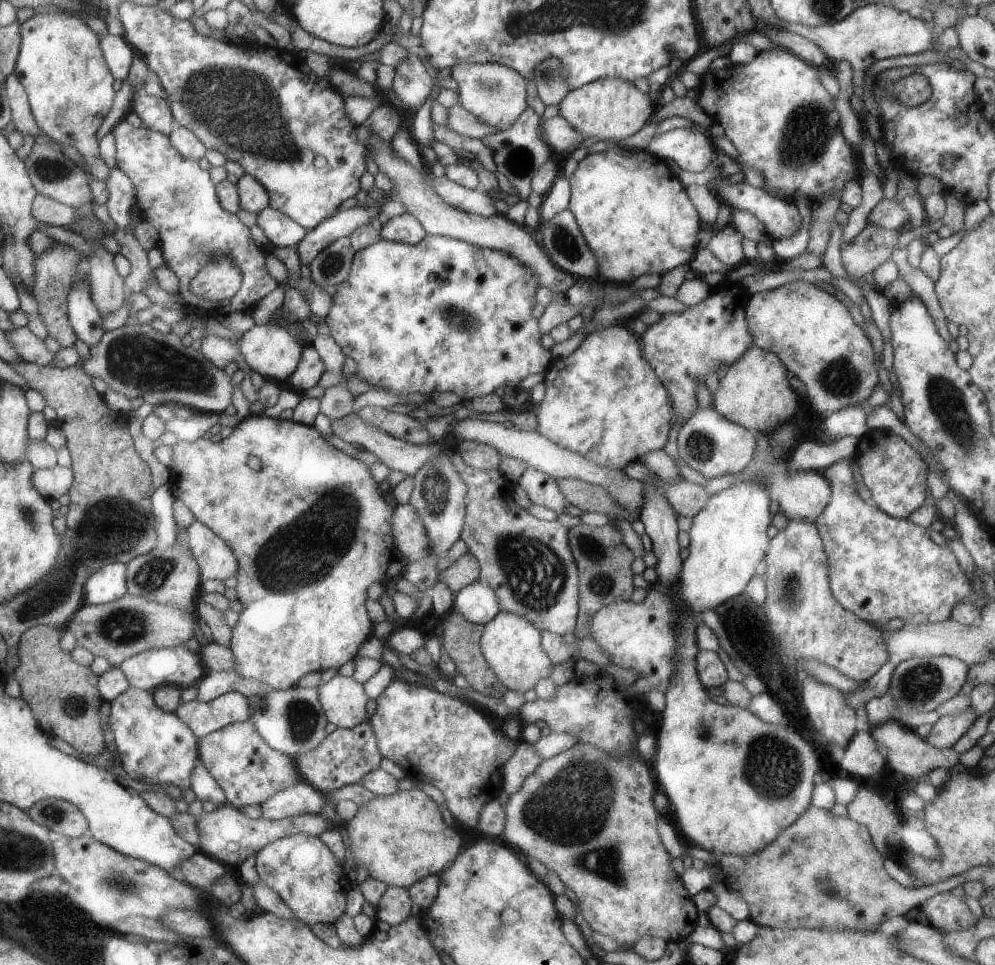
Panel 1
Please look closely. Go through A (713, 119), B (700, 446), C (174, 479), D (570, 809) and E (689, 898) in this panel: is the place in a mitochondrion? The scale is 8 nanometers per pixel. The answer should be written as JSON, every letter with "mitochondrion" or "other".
{"A":"other","B":"mitochondrion","C":"other","D":"mitochondrion","E":"other"}

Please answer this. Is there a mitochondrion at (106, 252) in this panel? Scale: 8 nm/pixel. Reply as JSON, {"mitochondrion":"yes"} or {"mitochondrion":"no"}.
{"mitochondrion":"no"}

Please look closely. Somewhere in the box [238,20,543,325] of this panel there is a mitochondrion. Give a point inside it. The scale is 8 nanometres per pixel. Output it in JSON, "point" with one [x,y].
{"point":[518,161]}

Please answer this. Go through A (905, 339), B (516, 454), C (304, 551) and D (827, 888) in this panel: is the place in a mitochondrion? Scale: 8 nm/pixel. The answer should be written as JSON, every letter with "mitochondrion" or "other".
{"A":"other","B":"other","C":"mitochondrion","D":"mitochondrion"}

